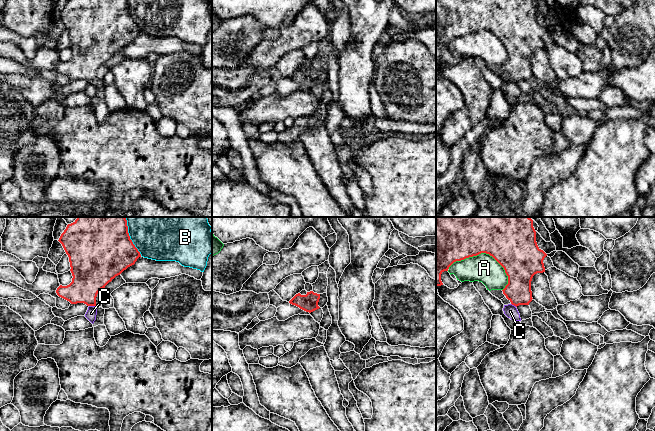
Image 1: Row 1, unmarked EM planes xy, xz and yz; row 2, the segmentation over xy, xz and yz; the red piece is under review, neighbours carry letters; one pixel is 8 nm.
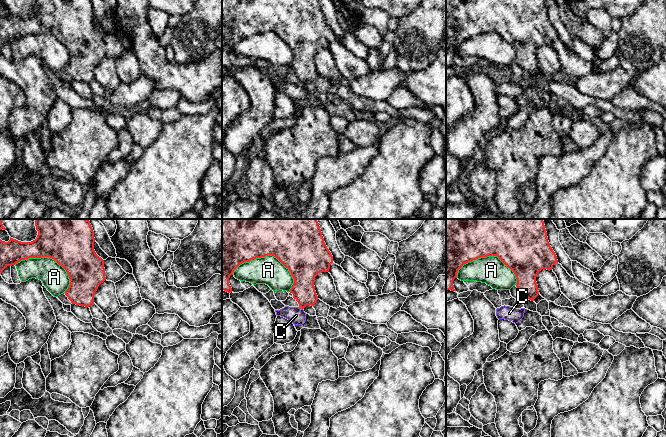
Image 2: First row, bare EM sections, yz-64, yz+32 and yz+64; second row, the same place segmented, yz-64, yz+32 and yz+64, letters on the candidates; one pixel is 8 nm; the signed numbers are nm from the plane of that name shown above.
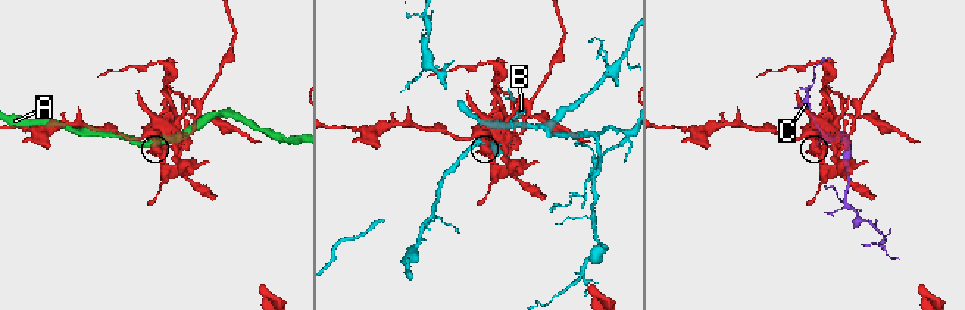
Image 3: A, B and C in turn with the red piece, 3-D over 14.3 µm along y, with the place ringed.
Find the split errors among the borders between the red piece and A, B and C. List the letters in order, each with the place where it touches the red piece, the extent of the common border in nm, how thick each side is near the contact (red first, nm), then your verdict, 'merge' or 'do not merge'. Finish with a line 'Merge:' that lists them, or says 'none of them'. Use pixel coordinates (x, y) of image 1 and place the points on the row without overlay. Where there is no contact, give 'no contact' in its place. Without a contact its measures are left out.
A: yz (483, 28) | 500 nm | 360/220 nm | do not merge
B: xy (131, 16) | 280 nm | 440/300 nm | do not merge
C: xy (92, 81) | 60 nm | 280/90 nm | do not merge
Merge: none of them

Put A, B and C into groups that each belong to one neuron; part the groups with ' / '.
A / B / C

